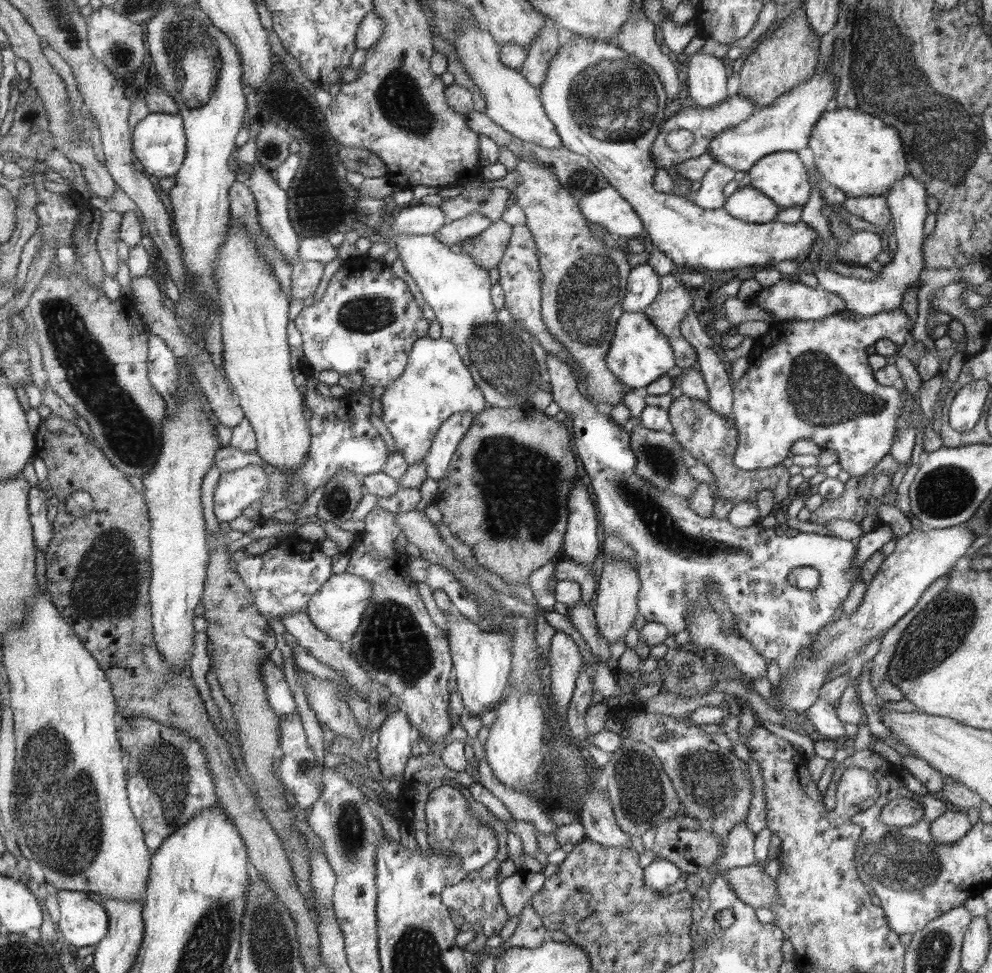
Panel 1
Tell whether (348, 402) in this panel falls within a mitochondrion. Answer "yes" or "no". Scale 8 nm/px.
no

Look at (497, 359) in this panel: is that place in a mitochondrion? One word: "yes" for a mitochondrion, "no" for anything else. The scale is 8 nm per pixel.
yes

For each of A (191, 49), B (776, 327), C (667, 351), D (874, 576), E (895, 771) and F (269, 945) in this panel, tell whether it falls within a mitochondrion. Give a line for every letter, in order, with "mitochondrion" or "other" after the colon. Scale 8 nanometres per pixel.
A: mitochondrion
B: other
C: other
D: other
E: other
F: mitochondrion

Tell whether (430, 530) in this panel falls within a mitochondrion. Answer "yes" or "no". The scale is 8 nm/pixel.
no

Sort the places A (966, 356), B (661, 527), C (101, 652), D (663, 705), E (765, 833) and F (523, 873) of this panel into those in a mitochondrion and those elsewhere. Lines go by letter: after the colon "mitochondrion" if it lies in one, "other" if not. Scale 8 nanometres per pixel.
A: other
B: mitochondrion
C: other
D: other
E: other
F: other

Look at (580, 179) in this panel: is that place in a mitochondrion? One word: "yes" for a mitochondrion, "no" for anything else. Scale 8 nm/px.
yes

